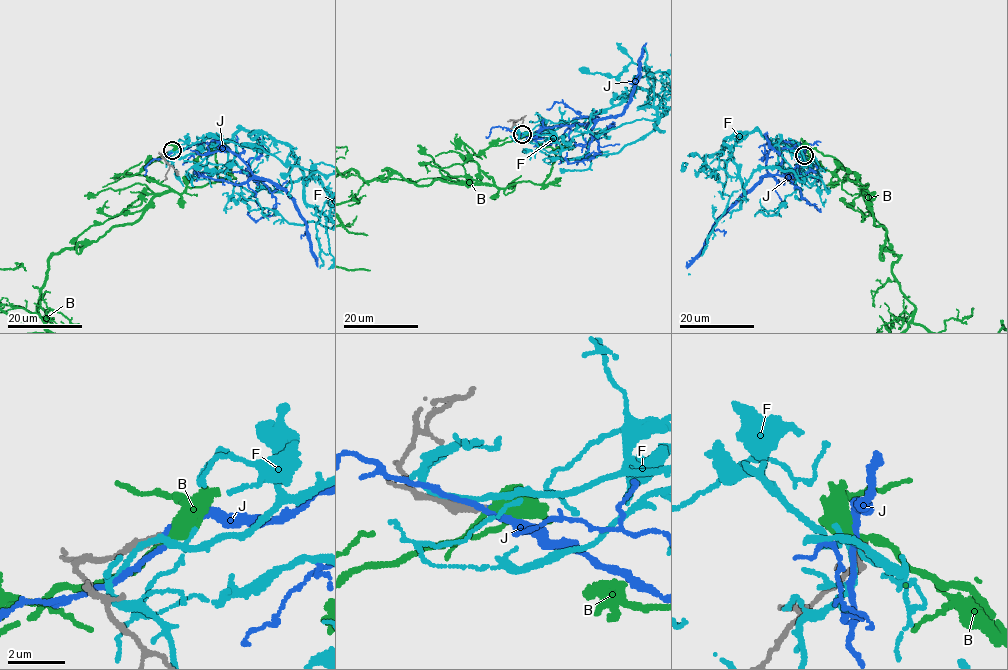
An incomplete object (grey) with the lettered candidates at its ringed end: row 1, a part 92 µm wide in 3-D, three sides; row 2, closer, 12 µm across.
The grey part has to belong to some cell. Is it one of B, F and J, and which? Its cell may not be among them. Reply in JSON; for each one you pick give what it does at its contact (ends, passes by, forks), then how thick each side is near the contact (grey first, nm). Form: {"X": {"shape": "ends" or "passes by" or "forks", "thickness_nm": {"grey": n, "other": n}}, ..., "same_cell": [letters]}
{"J": {"shape": "passes by", "thickness_nm": {"grey": 360, "other": 260}}, "same_cell": ["J"]}

